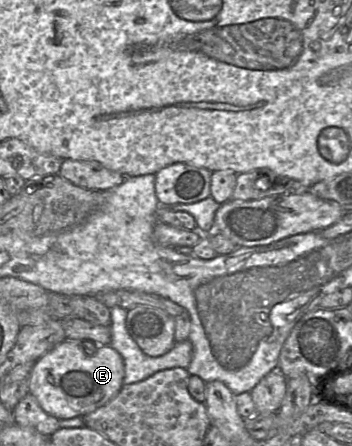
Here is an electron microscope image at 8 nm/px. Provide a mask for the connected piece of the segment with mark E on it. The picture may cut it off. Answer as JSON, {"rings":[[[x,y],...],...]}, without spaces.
{"rings":[[[66,339],[35,361],[29,380],[29,393],[46,413],[58,419],[83,417],[107,404],[124,386],[125,370],[121,355],[109,345],[91,342],[96,346],[94,354],[87,354],[82,342]]]}

